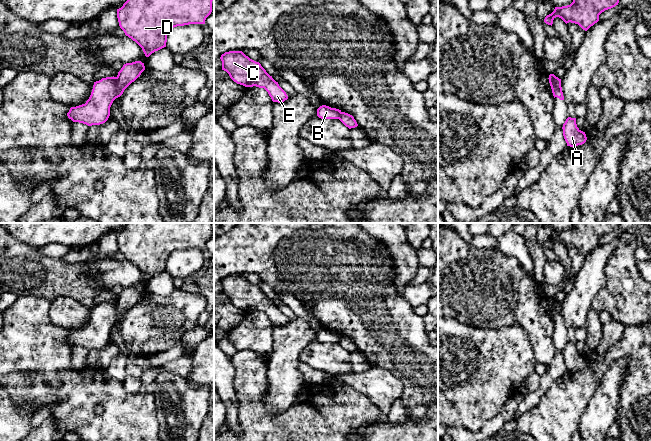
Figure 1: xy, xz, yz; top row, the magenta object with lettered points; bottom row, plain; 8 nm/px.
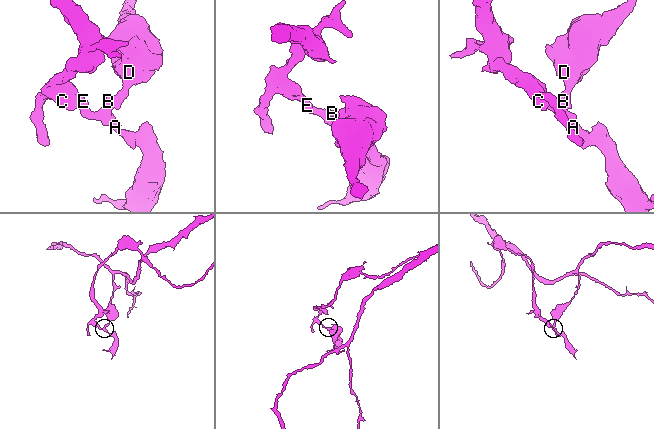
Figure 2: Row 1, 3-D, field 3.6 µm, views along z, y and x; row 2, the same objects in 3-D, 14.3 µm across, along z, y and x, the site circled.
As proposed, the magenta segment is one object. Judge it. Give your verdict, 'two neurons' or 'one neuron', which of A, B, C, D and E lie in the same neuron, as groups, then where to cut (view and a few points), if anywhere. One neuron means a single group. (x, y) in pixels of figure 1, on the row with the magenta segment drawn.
two neurons; groups A B C E / D; cut xy (115, 77), (117, 97)

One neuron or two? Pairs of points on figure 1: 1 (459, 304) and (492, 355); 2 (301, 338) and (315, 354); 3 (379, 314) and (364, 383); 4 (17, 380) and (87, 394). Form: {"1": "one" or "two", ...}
{"1": "two", "2": "two", "3": "two", "4": "one"}

